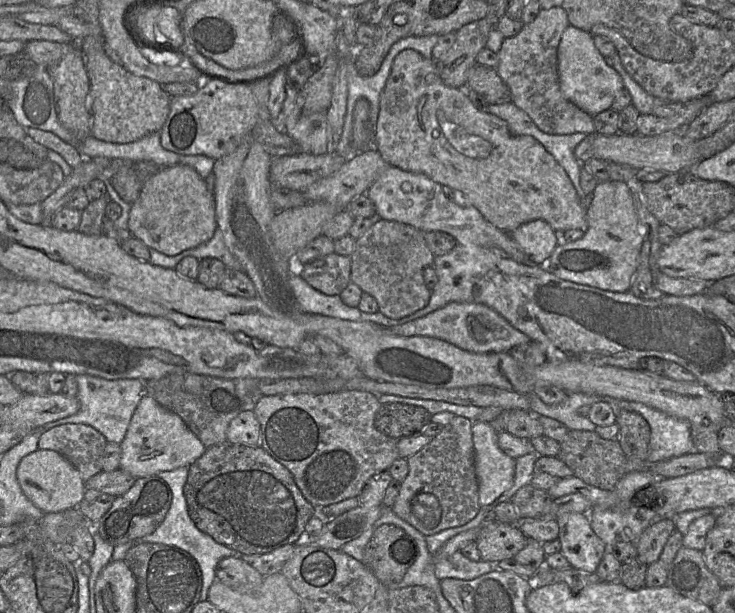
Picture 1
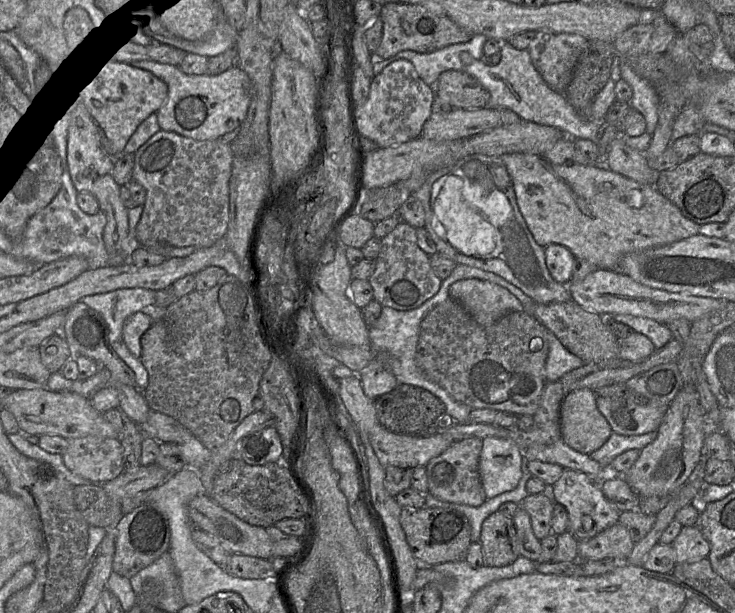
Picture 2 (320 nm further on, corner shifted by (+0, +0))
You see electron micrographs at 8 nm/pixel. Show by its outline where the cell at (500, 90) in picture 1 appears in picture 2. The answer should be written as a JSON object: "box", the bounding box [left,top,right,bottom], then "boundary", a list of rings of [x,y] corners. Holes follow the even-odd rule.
{"box":[433,70,489,110],"boundary":[[[447,70],[438,77],[433,88],[435,95],[448,102],[453,109],[473,110],[485,108],[489,92],[471,75]]]}

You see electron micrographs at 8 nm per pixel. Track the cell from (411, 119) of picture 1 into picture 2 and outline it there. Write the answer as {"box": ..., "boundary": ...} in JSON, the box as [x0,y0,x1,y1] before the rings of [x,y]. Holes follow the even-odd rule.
{"box":[501,153,700,271],"boundary":[[[509,153],[501,158],[512,180],[520,212],[534,240],[541,247],[547,247],[551,244],[559,244],[566,247],[575,258],[585,259],[600,269],[615,271],[617,270],[618,263],[625,255],[644,251],[649,248],[672,244],[698,234],[700,225],[684,217],[679,208],[664,197],[653,184],[639,183],[609,169],[599,169],[592,165],[580,165],[576,163],[555,165],[550,163],[543,155]]]}

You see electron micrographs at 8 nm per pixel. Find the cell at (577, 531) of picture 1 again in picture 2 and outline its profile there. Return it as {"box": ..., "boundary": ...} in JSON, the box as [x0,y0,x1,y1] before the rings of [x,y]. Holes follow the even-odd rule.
{"box":[550,469,620,541],"boundary":[[[564,469],[559,480],[550,488],[550,496],[555,503],[563,505],[568,513],[568,532],[577,541],[588,540],[619,522],[620,511],[604,496],[600,482],[587,474]]]}

